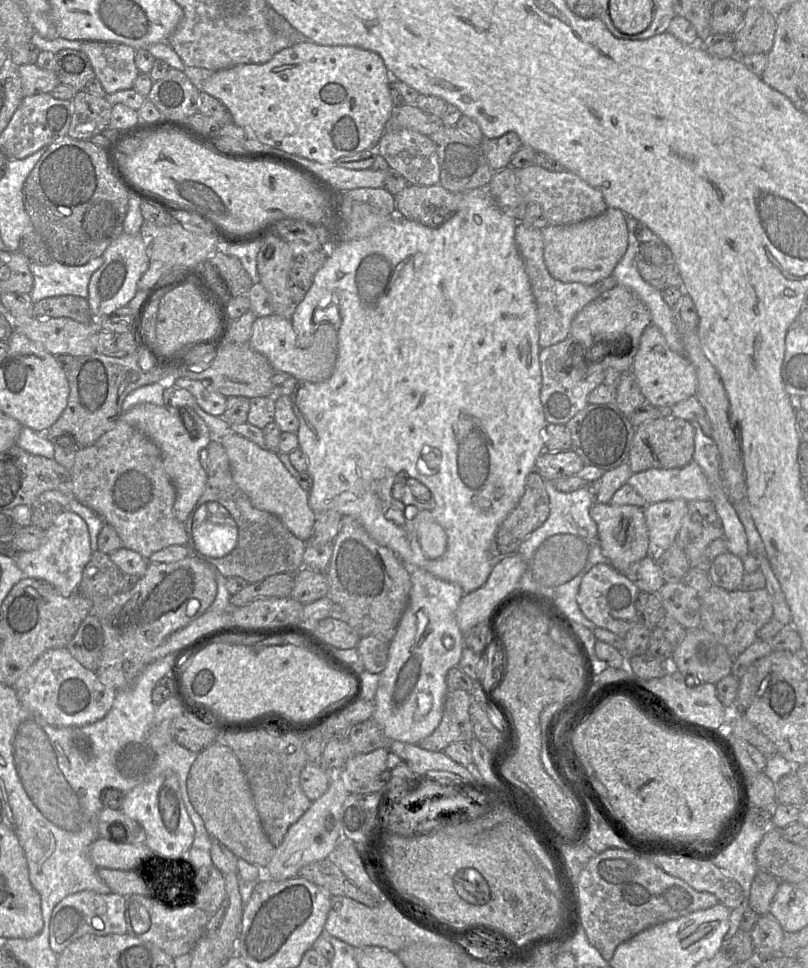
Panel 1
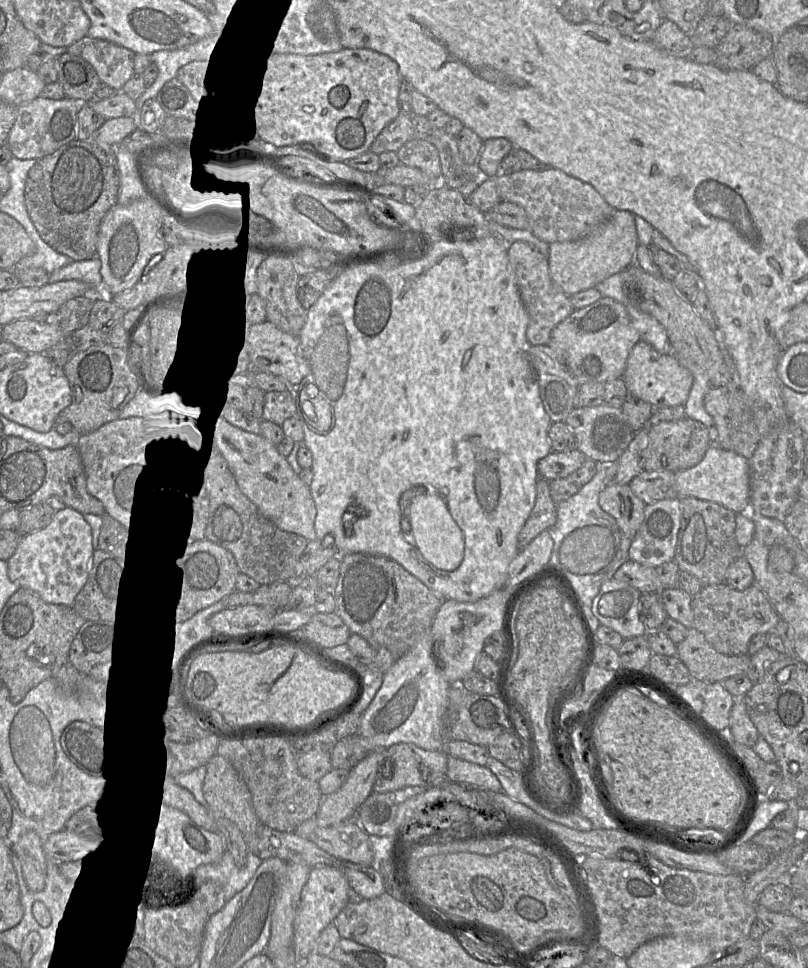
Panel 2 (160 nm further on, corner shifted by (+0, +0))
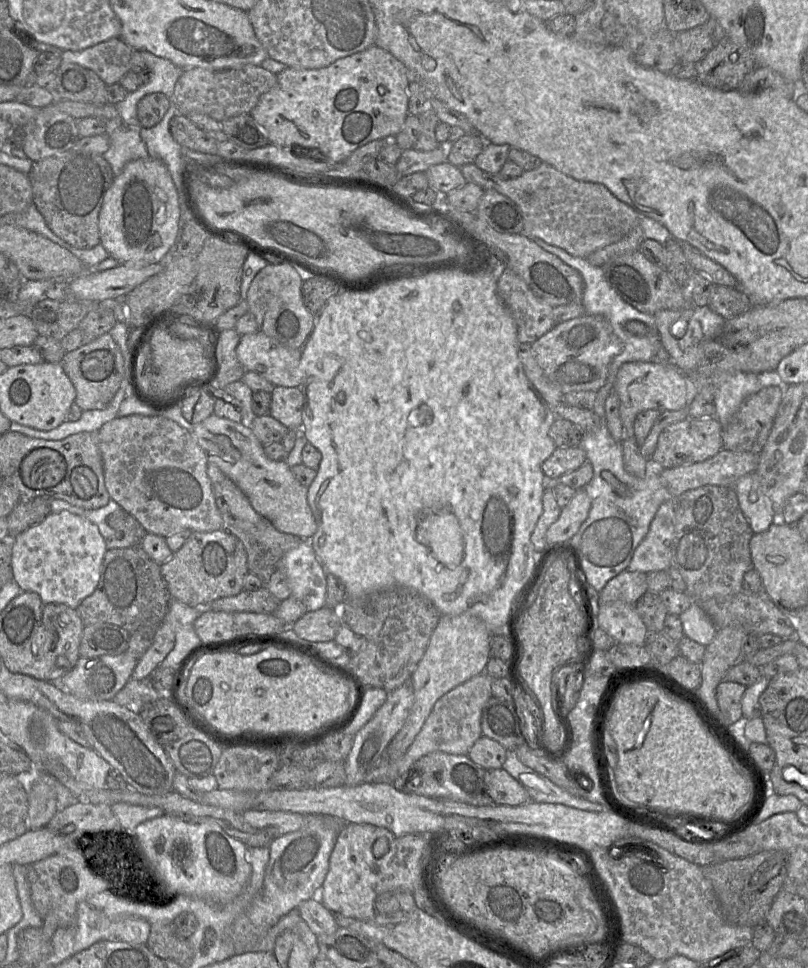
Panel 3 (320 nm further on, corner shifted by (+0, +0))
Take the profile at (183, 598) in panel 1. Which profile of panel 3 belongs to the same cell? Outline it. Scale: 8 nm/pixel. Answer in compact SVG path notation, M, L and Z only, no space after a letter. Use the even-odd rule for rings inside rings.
M224 529L192 532L182 547L161 565L172 600L190 607L209 605L219 598L237 595L244 590L244 577L248 572L243 543Z

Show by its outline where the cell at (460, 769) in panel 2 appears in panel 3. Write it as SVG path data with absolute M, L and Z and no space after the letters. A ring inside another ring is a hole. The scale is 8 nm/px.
M486 770L489 796L495 804L517 806L531 801L525 787L506 770Z

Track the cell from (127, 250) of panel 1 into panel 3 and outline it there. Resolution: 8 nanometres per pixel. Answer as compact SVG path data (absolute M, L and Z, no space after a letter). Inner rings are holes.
M156 158L128 162L106 191L98 215L100 244L119 264L158 263L175 247L180 205L177 188L165 163Z

